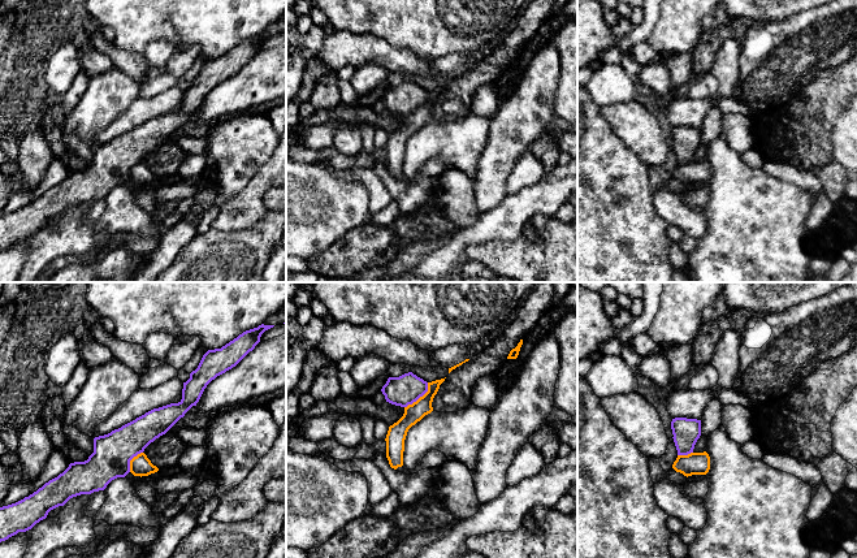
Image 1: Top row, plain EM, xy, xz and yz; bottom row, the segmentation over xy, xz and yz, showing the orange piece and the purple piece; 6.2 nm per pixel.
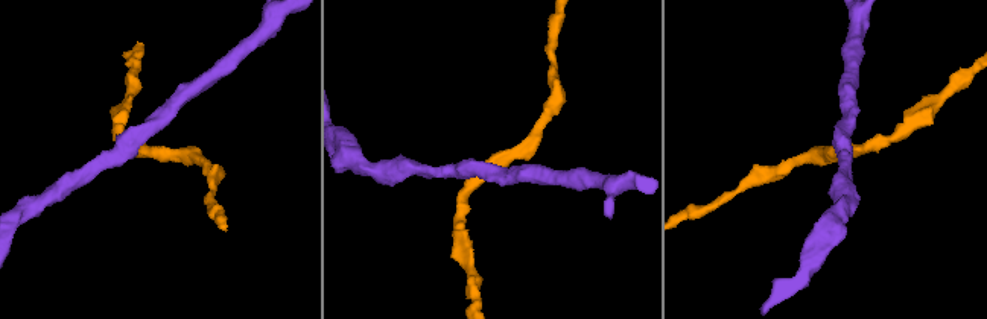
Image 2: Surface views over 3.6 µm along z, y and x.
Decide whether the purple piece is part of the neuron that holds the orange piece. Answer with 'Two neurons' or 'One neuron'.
Two neurons

